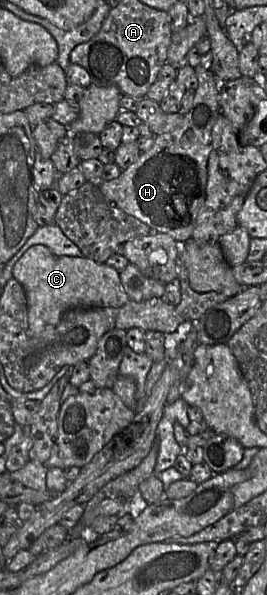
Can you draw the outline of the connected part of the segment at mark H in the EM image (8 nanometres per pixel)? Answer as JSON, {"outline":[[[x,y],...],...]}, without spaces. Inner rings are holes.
{"outline":[[[202,65],[194,69],[198,88],[188,113],[165,113],[156,101],[142,98],[135,113],[154,134],[154,144],[117,178],[99,186],[113,206],[139,219],[155,232],[168,234],[179,244],[191,238],[198,213],[205,203],[211,133],[221,113],[220,84],[209,69]]]}

